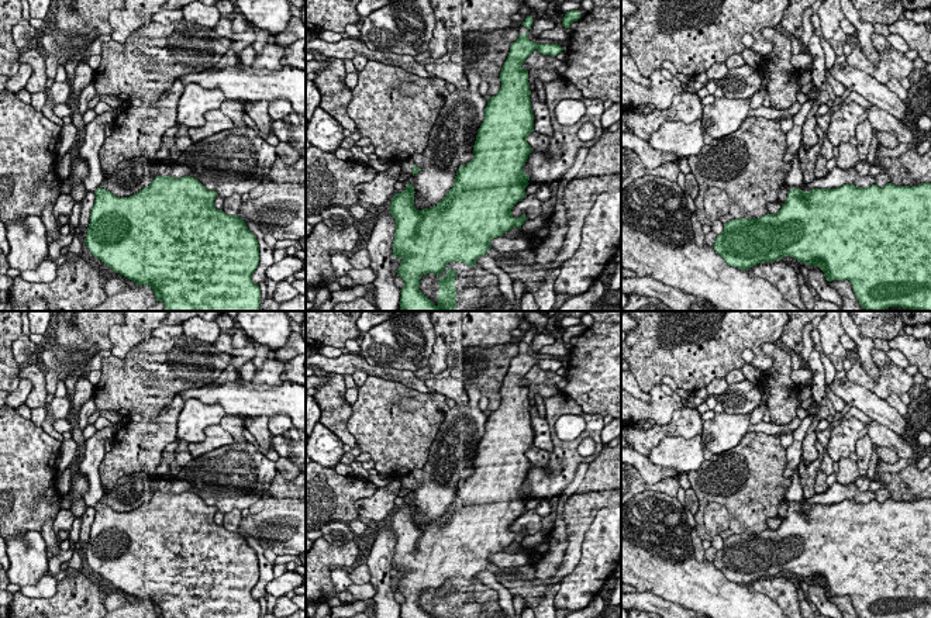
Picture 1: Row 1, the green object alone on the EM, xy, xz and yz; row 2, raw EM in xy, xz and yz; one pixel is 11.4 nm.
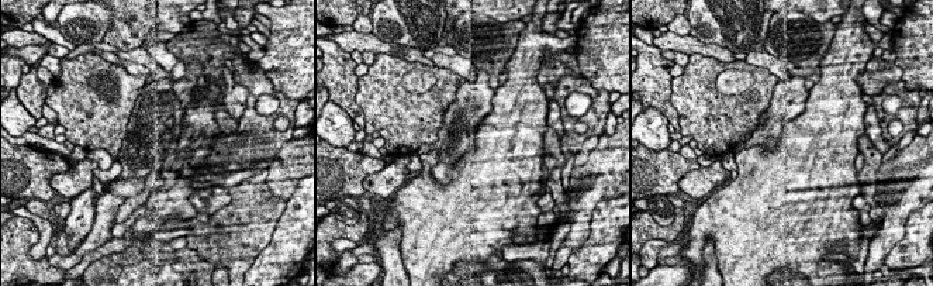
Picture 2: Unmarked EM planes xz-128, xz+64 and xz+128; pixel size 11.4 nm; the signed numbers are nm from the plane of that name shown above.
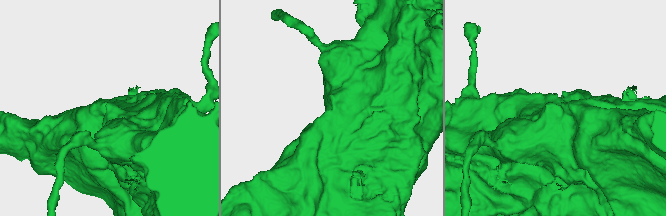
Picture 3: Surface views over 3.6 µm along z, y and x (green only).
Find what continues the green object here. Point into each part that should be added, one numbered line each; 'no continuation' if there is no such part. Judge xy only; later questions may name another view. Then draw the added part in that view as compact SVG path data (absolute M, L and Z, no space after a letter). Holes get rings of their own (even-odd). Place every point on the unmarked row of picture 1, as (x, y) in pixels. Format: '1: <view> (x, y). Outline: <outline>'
1: xy (95, 452). Outline: M104 427L101 429L97 429L92 438L86 439L85 459L79 465L79 470L89 481L89 491L83 496L83 501L87 507L94 508L104 494L104 490L100 483L99 469L106 455L104 441L114 439L115 434L115 428Z

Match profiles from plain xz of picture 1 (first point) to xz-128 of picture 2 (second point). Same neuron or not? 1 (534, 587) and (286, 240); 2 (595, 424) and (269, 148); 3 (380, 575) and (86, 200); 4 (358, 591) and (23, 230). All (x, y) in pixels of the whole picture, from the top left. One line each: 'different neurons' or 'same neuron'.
1: different neurons
2: same neuron
3: same neuron
4: different neurons

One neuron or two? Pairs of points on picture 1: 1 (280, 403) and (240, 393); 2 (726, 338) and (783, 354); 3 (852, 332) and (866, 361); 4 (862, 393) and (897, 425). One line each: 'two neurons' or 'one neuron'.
1: one neuron
2: two neurons
3: one neuron
4: one neuron

